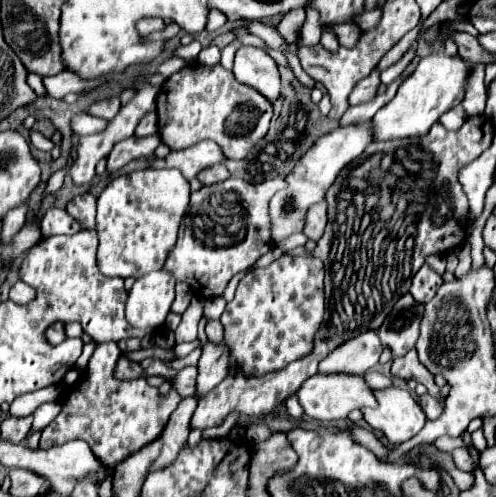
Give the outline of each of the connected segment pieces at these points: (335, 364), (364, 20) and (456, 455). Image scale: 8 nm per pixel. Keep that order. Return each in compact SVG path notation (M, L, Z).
M365 331L359 337L353 337L345 341L345 345L339 345L325 361L319 363L319 371L323 375L327 373L351 373L351 375L363 375L367 369L375 367L379 363L383 351L383 343L377 337L377 331Z
M373 9L373 11L365 11L361 13L361 21L355 21L363 31L371 31L375 29L379 23L381 23L381 17L383 17L383 11L381 9Z
M463 447L453 449L453 451L451 451L451 455L453 455L453 461L455 461L457 469L461 469L461 471L473 471L473 465L475 465L475 463L471 461L471 457L469 457L467 449L463 449Z

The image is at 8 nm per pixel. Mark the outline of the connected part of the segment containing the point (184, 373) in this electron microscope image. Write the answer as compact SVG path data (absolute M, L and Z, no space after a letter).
M188 366L178 371L176 377L169 383L181 397L190 397L191 395L196 395L195 378L197 375L197 366Z

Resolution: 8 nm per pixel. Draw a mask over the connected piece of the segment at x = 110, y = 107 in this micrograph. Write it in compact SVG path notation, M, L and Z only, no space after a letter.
M112 97L94 103L87 108L87 113L110 121L117 115L120 107L121 101L119 97Z

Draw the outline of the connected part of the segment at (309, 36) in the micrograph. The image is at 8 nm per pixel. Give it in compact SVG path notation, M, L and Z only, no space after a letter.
M305 5L305 11L307 11L307 19L305 19L305 25L301 29L301 43L303 45L317 45L321 41L321 21L319 21L319 13L309 9Z

